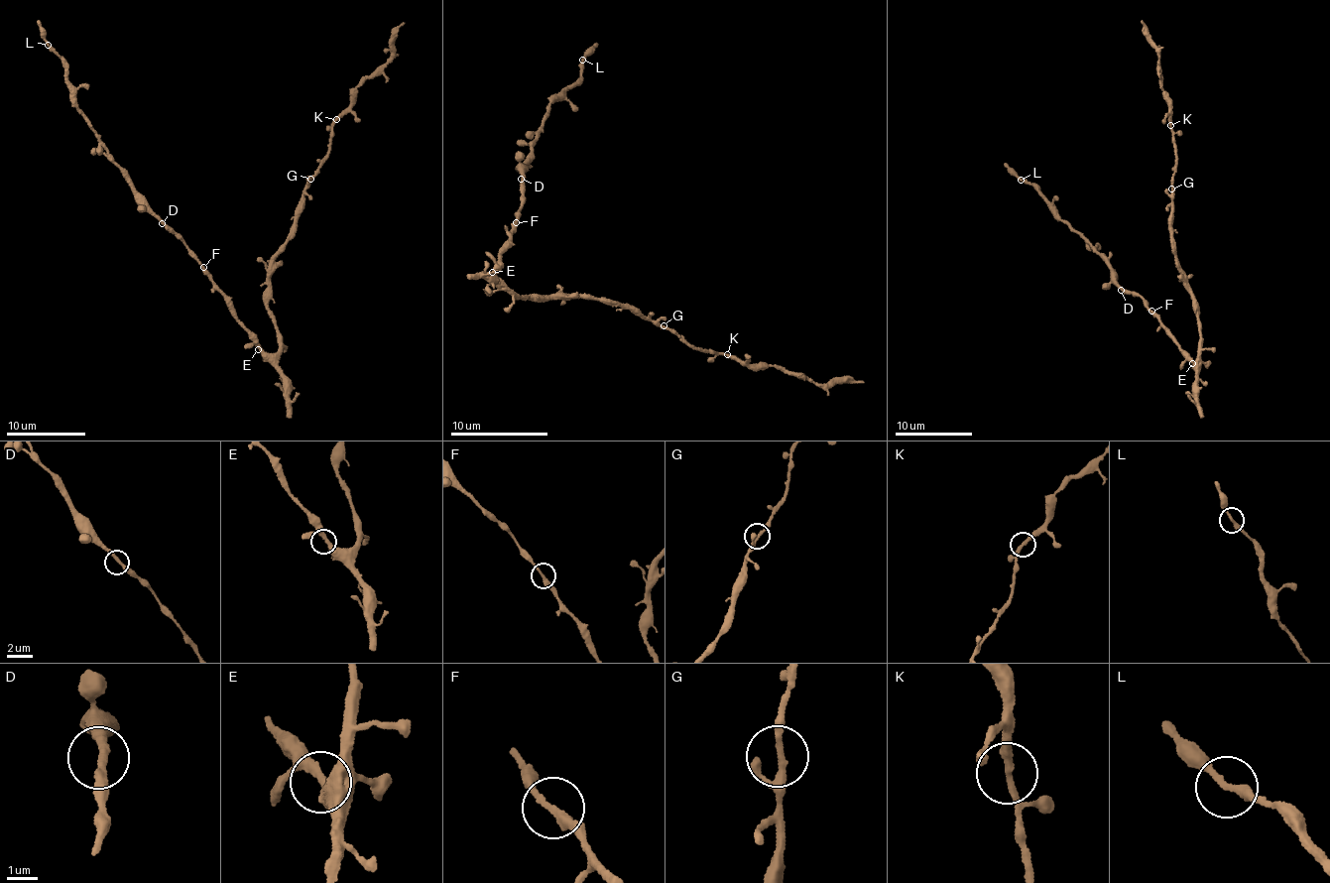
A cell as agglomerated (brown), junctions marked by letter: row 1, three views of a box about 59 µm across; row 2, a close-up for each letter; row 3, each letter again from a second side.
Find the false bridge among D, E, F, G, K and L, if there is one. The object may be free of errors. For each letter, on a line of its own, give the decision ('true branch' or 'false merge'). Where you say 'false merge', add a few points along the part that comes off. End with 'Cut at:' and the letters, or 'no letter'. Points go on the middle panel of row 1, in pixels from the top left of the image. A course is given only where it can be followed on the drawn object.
D: true branch
E: true branch
F: true branch
G: true branch
K: true branch
L: true branch
Cut at: no letter

